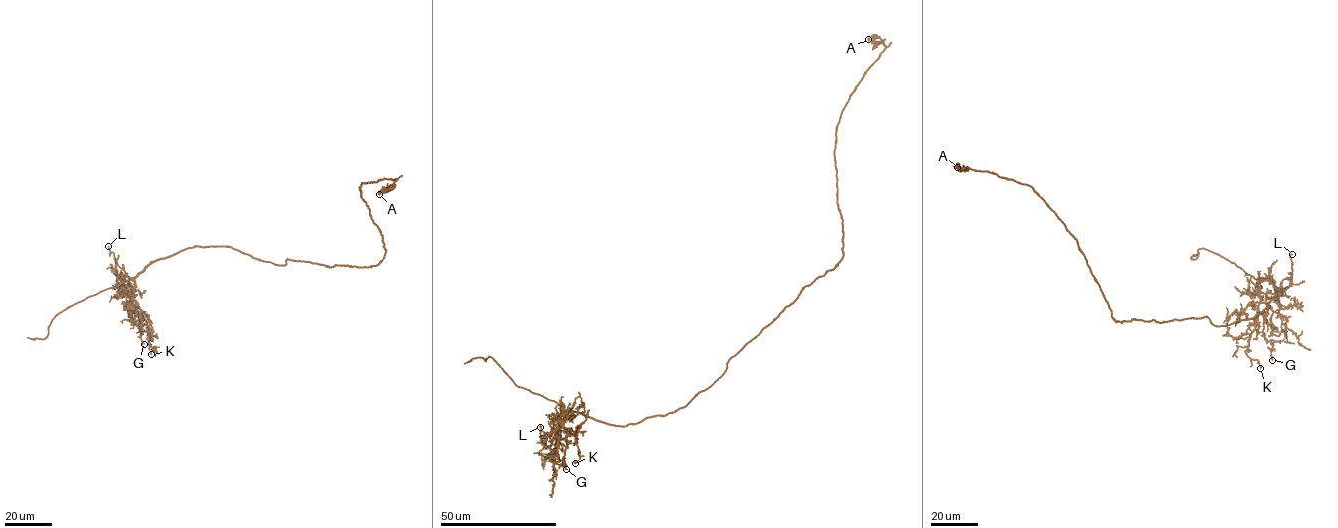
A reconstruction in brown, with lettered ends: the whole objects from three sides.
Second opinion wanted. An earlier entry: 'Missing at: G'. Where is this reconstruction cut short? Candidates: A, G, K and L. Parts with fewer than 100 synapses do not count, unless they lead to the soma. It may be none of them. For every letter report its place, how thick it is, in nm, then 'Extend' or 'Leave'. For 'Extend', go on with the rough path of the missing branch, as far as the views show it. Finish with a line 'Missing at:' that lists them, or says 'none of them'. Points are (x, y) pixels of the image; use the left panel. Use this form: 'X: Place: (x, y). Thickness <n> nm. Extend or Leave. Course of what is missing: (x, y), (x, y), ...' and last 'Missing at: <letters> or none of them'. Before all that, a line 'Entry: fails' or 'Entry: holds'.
Entry: fails
A: Place: (379, 194). Thickness 700 nm. Leave
G: Place: (144, 344). Thickness 140 nm. Leave
K: Place: (151, 354). Thickness 130 nm. Leave
L: Place: (108, 246). Thickness 160 nm. Leave
Missing at: none of them

